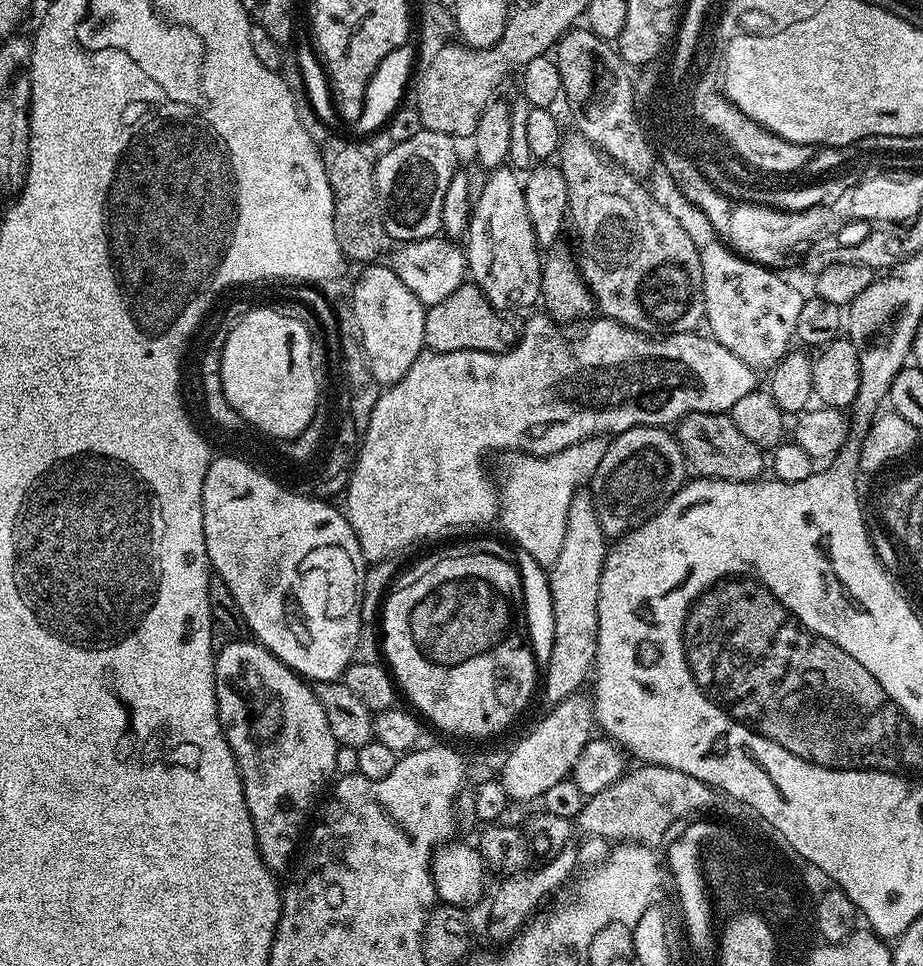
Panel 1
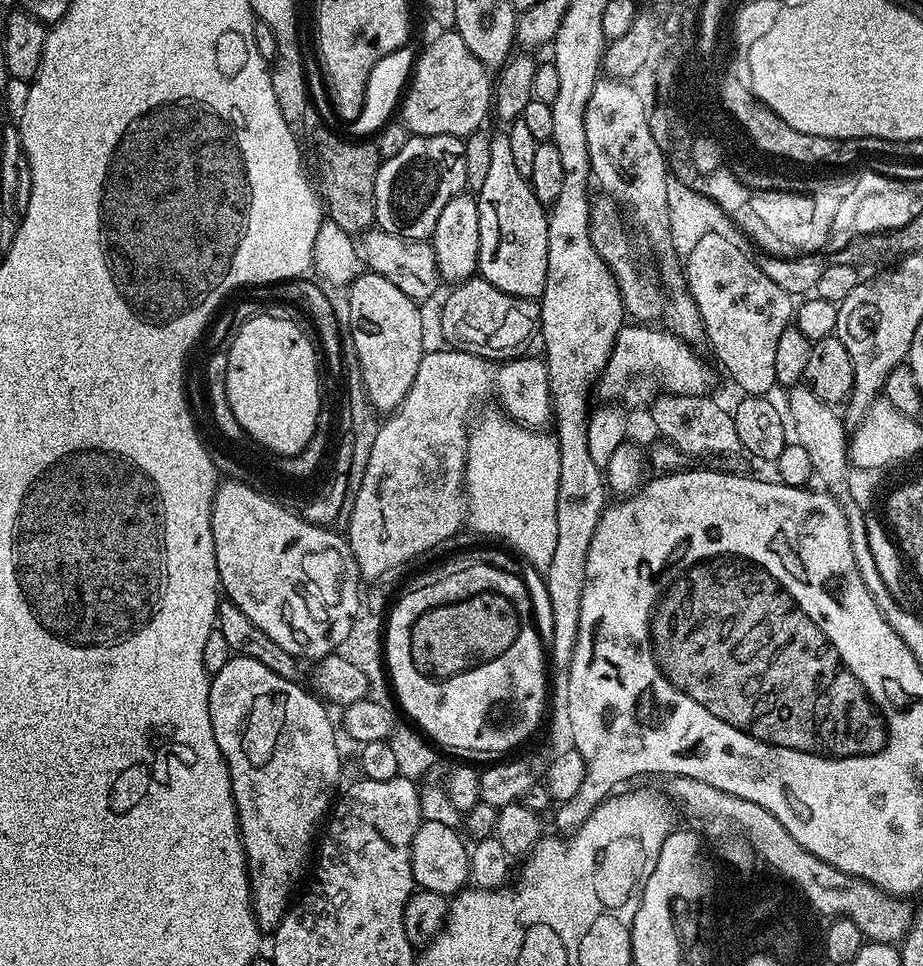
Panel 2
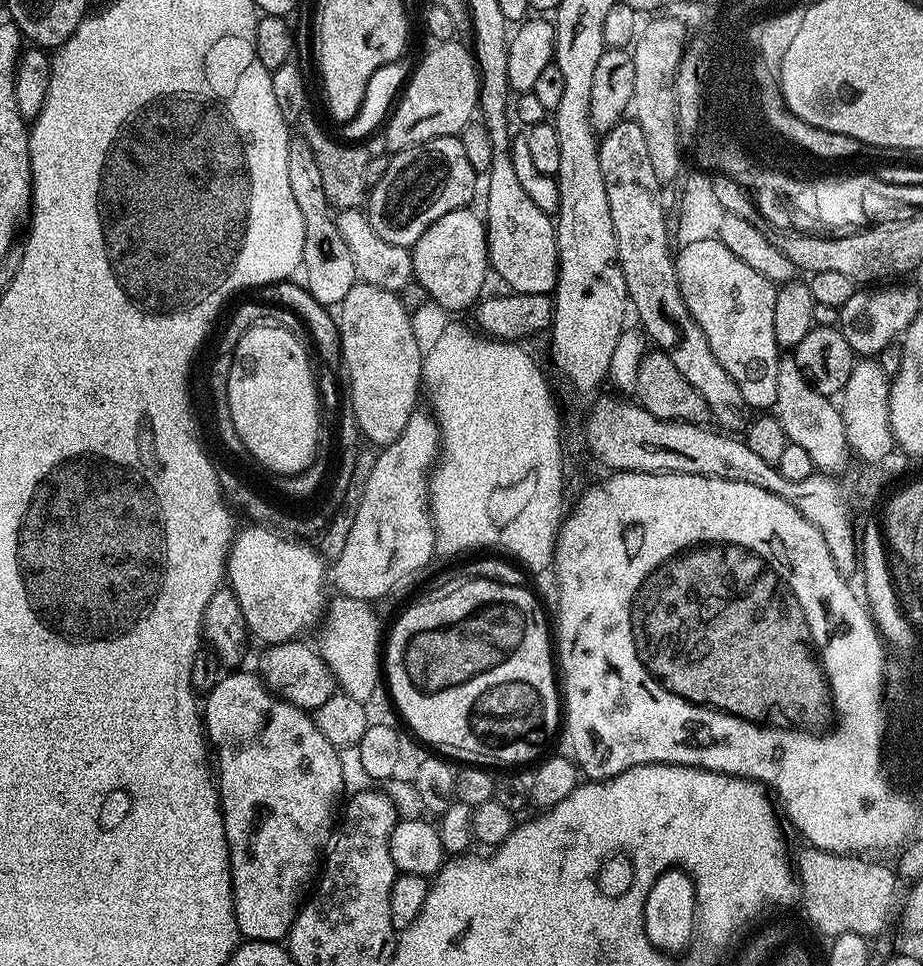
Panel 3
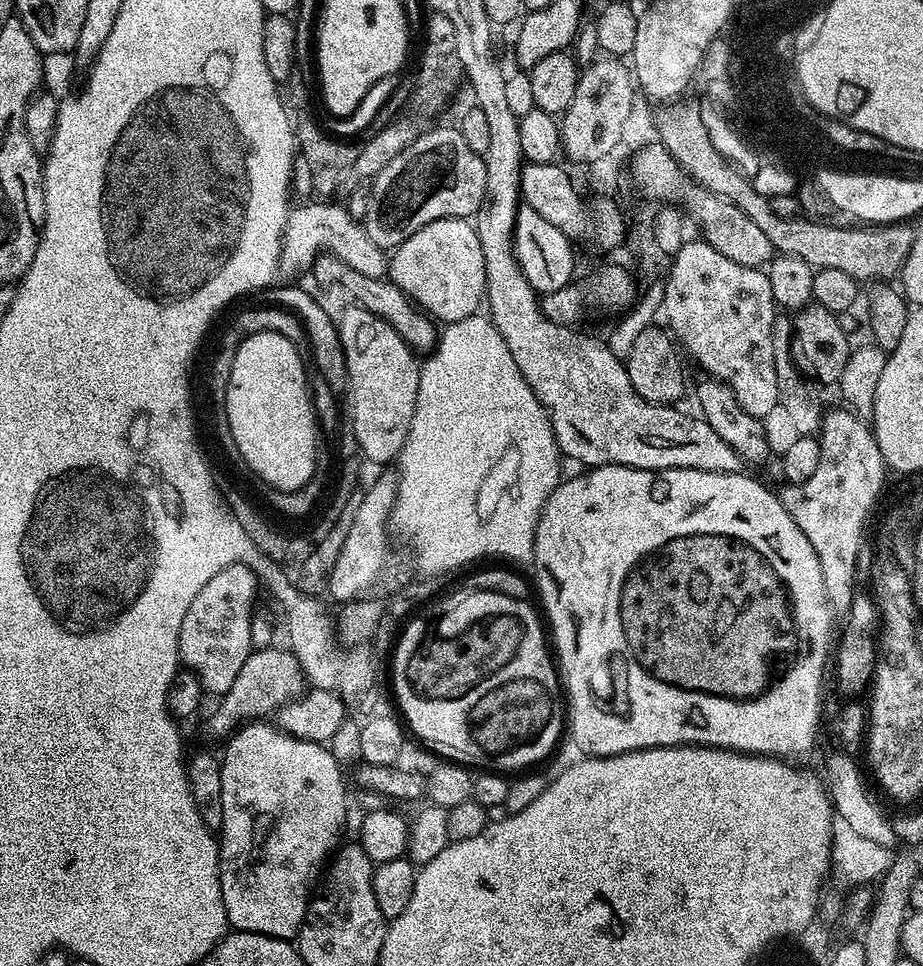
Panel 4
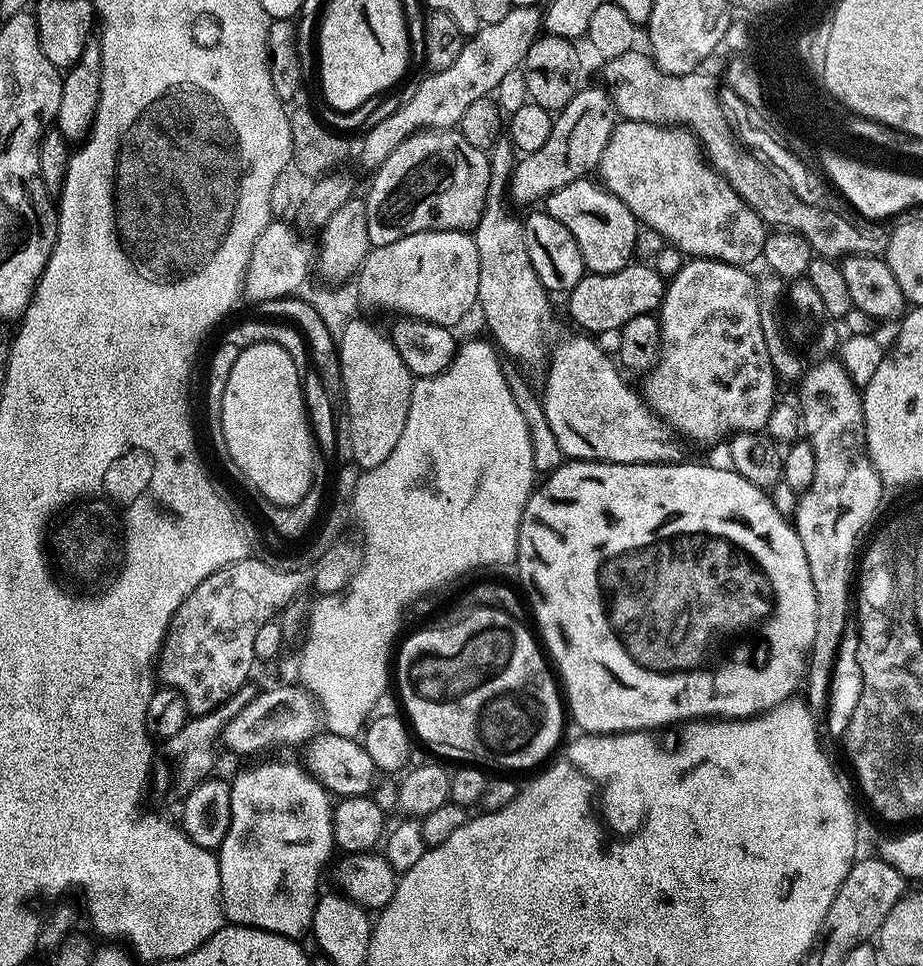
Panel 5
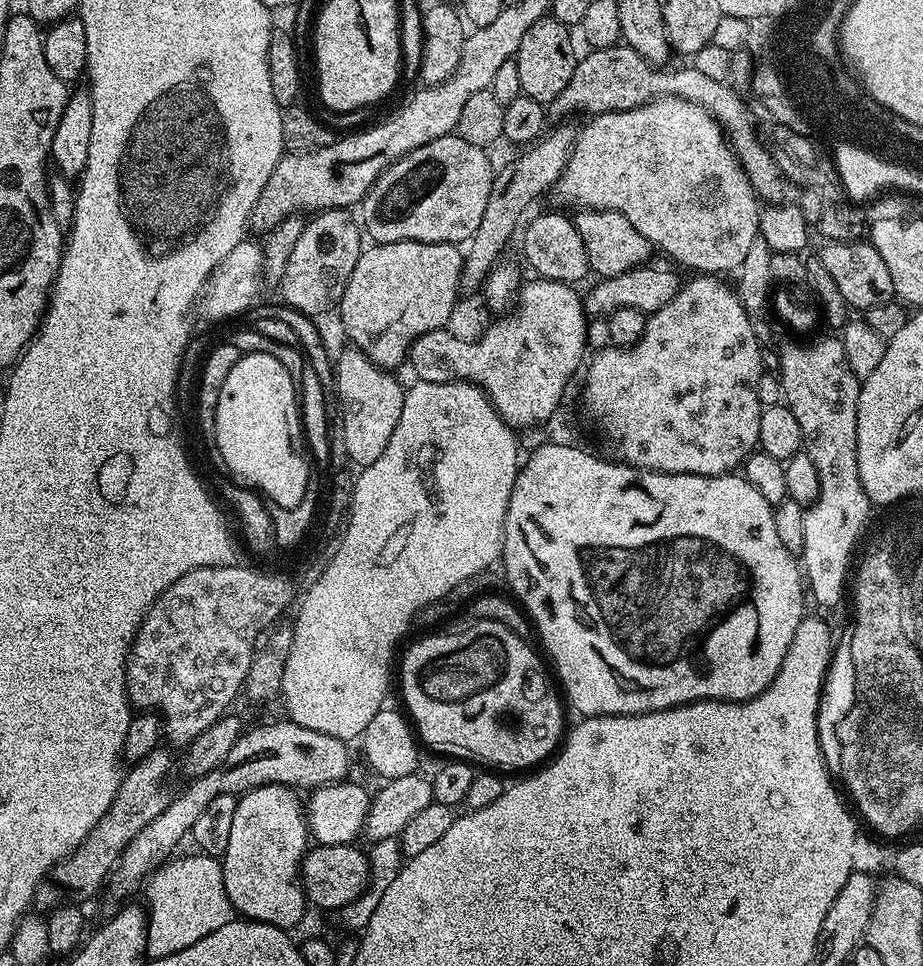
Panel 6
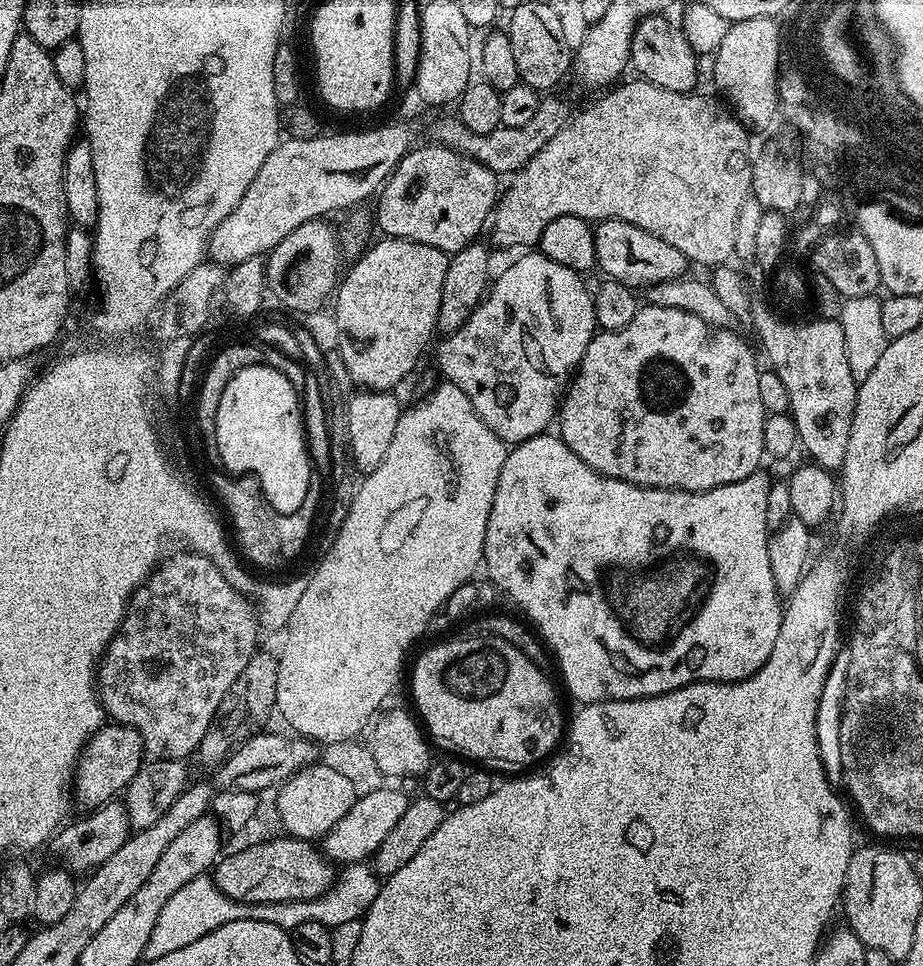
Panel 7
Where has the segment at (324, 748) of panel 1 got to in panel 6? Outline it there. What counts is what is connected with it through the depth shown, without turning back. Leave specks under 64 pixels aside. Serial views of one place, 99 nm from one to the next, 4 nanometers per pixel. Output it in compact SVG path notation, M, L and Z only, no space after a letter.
M263 784L261 788L252 788L249 792L243 793L236 801L236 809L233 814L233 821L230 822L229 841L226 850L222 855L222 883L226 886L226 894L230 898L233 909L245 920L257 920L263 924L269 924L275 928L292 930L292 927L304 916L306 909L306 897L304 886L300 882L300 864L308 855L310 847L310 833L308 830L308 817L305 805L299 800L297 789L287 784Z

